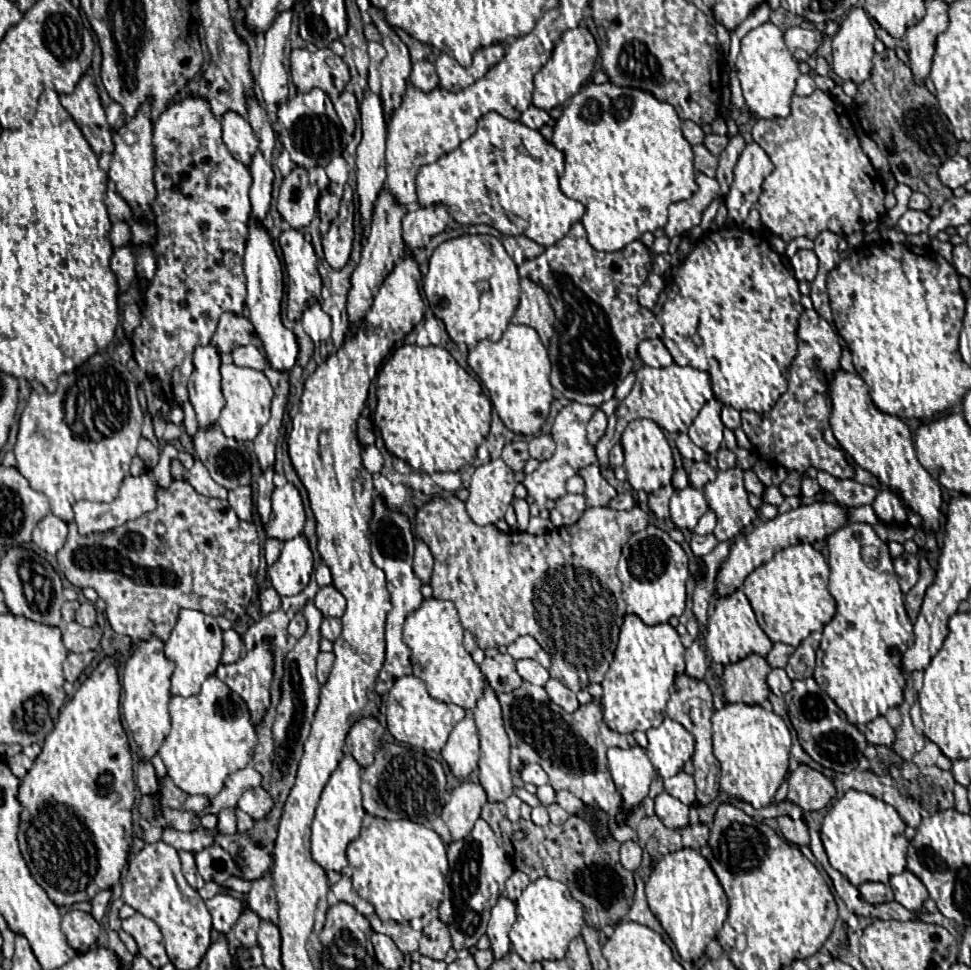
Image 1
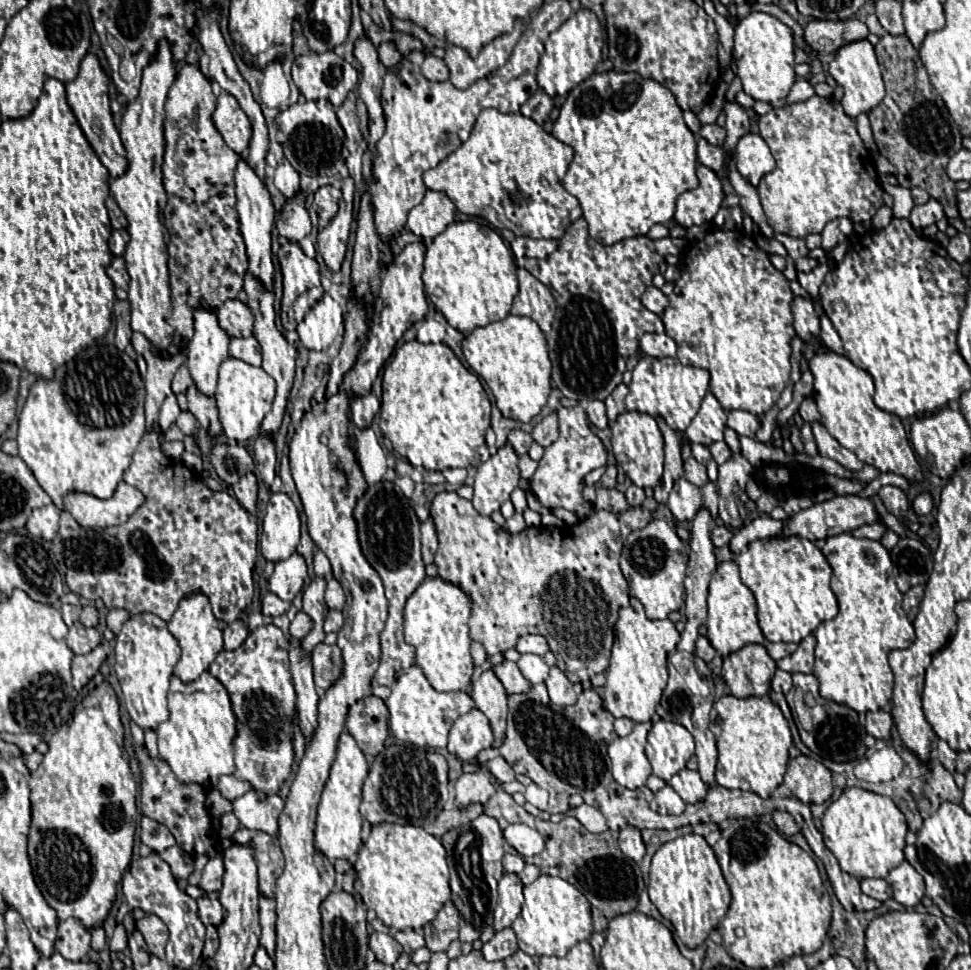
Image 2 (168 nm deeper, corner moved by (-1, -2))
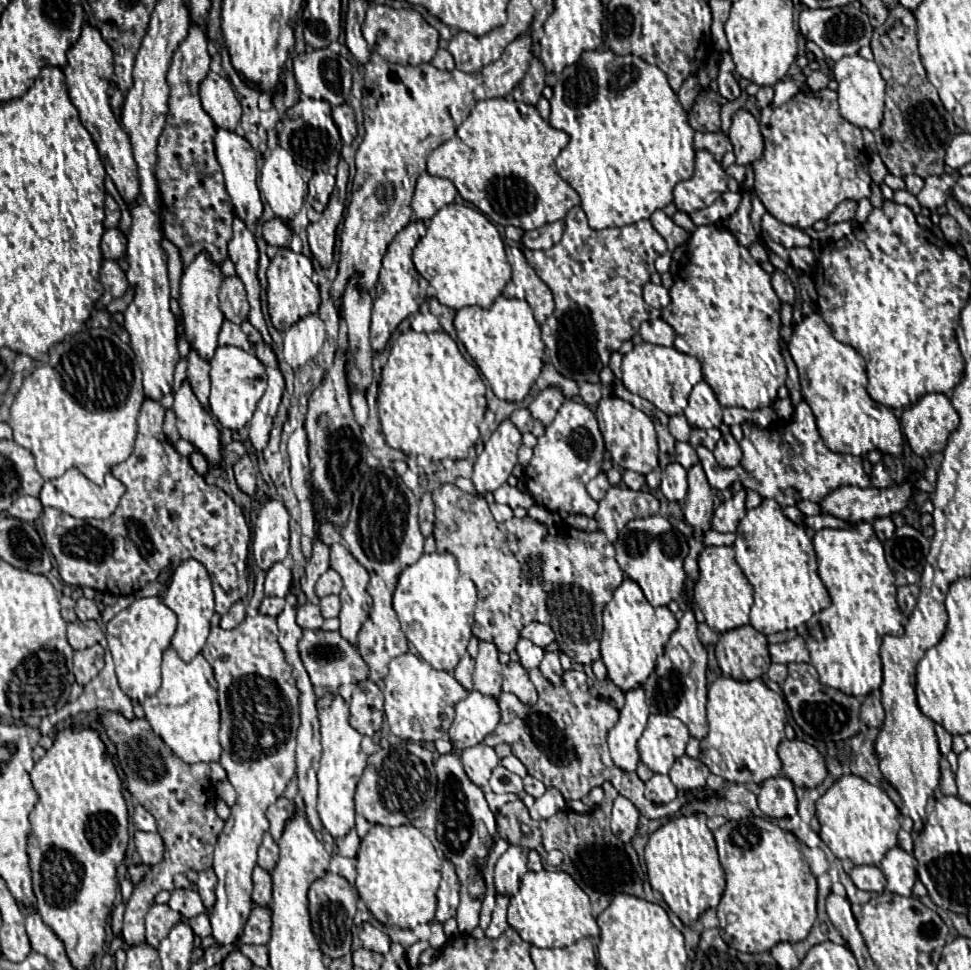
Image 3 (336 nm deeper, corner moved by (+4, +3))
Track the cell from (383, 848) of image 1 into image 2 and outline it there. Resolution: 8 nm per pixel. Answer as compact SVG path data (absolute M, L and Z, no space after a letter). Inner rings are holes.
M378 824L366 840L366 848L370 854L364 854L362 846L354 862L354 888L364 904L372 908L388 928L406 930L430 924L444 902L450 900L449 866L440 840L418 826Z

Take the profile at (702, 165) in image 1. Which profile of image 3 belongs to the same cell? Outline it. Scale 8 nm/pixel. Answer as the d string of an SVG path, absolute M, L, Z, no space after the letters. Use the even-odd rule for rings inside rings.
M717 131L717 133L703 133L703 135L695 133L695 149L705 149L705 151L709 151L717 161L721 161L723 155L725 155L727 151L731 151L733 147L731 147L729 139L727 139L721 131Z

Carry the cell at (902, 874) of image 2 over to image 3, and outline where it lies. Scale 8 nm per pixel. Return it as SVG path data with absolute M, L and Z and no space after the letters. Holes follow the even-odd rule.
M895 847L883 857L881 871L883 871L885 879L887 879L887 891L897 893L901 897L911 895L913 885L917 881L913 855L905 853L901 847Z

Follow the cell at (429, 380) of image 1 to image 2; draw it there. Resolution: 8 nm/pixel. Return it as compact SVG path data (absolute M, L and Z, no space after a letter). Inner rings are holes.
M418 340L404 342L394 352L394 360L384 368L380 430L390 438L394 452L408 458L412 466L422 466L426 470L470 466L476 450L485 446L491 409L492 404L478 376L470 372L446 344L422 344Z

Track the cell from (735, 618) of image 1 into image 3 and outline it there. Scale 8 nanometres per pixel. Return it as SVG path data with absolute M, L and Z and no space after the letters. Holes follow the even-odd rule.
M705 547L703 549L703 553L699 555L699 581L695 585L695 603L703 611L705 623L715 633L725 633L725 631L731 631L749 623L749 607L753 605L753 587L749 585L739 565L735 563L733 547Z

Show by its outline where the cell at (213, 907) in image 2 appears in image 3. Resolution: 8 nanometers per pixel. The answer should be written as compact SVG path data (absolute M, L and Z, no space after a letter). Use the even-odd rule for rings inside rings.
M173 889L173 895L169 899L169 907L173 911L181 913L185 919L207 913L207 909L195 889Z

